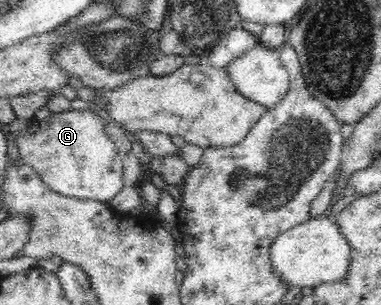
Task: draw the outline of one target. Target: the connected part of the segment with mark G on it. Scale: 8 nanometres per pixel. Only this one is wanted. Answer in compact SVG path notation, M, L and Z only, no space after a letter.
M91 107L85 110L51 112L43 120L33 117L29 120L28 126L18 132L18 157L39 174L40 181L51 191L67 197L108 203L123 189L123 165L115 143L105 132L105 125L106 118L103 114L97 109L92 110Z

